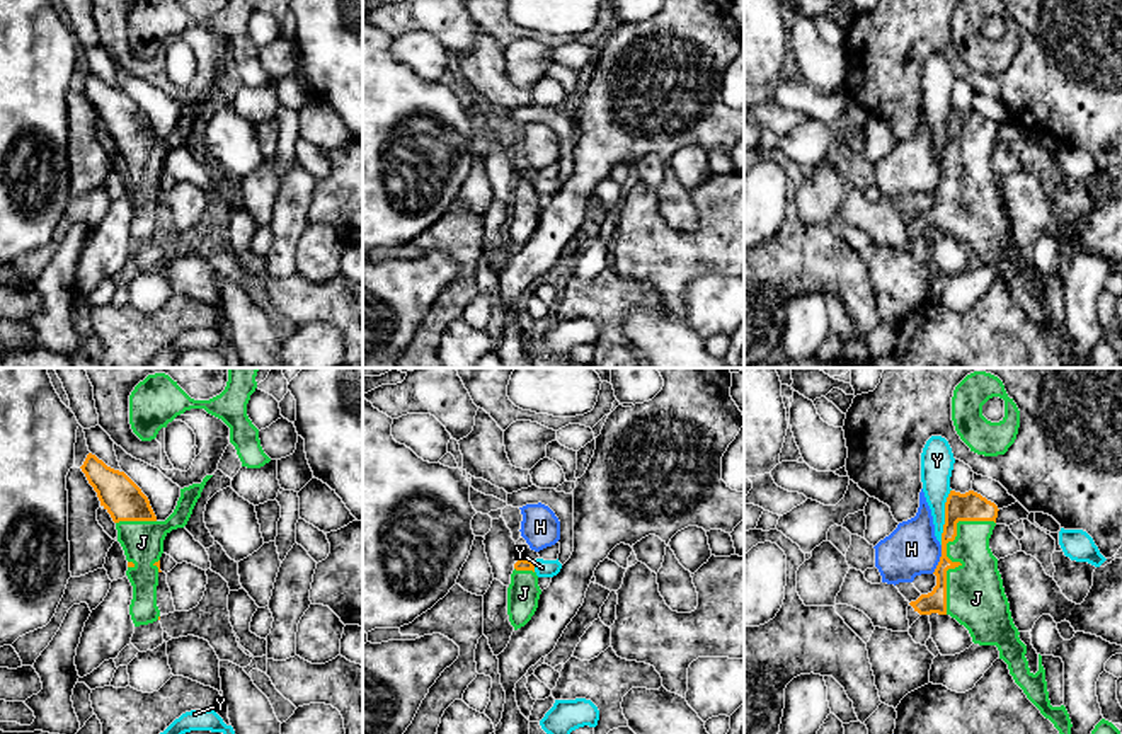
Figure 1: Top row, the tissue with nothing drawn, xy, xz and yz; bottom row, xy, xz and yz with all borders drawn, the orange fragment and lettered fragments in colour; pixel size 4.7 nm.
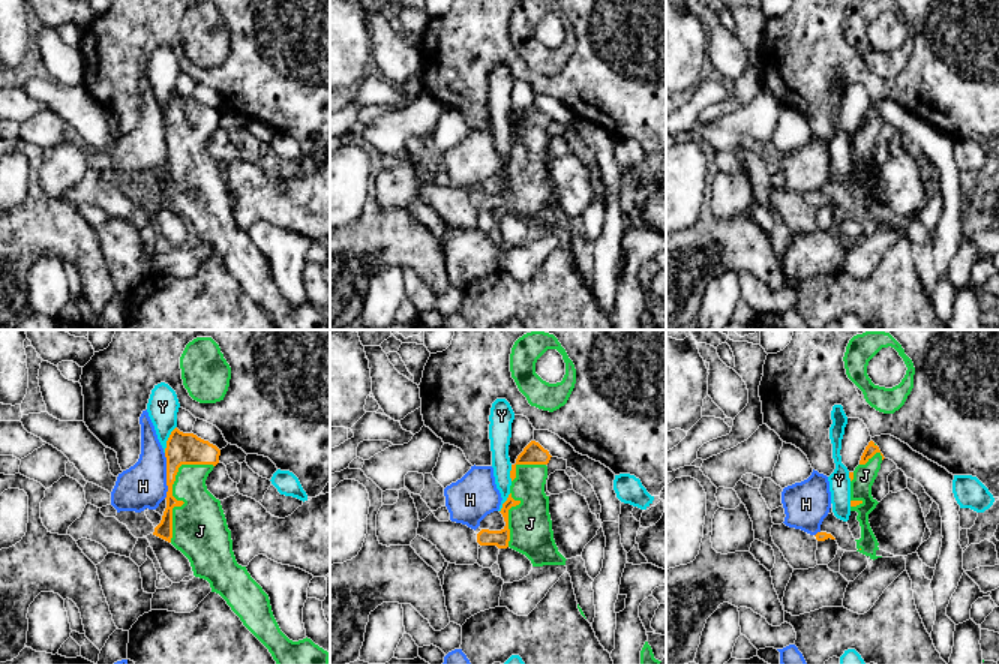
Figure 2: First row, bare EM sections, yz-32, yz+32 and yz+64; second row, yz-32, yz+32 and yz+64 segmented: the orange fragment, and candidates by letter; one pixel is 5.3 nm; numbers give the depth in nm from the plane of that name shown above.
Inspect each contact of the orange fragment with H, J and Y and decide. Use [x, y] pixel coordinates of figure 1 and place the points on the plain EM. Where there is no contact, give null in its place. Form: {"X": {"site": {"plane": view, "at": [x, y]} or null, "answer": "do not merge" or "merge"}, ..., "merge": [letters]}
{"H": {"site": {"plane": "yz", "at": [940, 177]}, "answer": "do not merge"}, "J": {"site": {"plane": "yz", "at": [945, 172]}, "answer": "merge"}, "Y": {"site": {"plane": "yz", "at": [945, 135]}, "answer": "do not merge"}, "merge": ["J"]}

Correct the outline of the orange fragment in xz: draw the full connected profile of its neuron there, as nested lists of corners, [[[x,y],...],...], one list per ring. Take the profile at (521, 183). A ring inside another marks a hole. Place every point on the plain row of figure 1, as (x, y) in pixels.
[[[519,177],[507,206],[507,233],[514,249],[524,245],[538,227],[541,208],[531,179]]]

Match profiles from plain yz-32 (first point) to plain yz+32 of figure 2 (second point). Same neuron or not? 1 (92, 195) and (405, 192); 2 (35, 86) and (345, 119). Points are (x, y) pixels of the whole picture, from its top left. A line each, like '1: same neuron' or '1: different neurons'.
1: different neurons
2: same neuron

